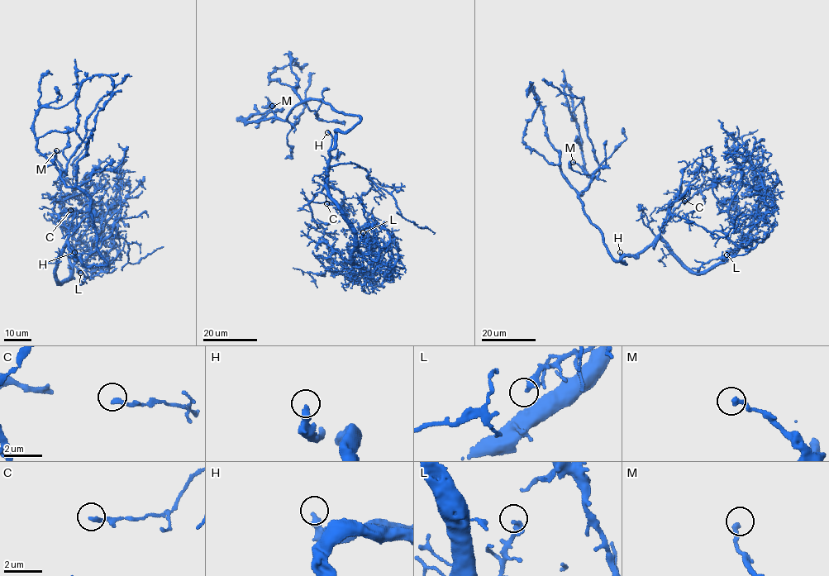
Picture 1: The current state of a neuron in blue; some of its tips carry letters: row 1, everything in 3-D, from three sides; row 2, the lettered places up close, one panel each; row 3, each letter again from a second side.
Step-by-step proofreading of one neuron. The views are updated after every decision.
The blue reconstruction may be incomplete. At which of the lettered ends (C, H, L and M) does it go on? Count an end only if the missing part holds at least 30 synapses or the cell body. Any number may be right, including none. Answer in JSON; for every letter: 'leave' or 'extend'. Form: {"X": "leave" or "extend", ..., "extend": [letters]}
{"C": "leave", "H": "extend", "L": "leave", "M": "leave", "extend": ["H"]}

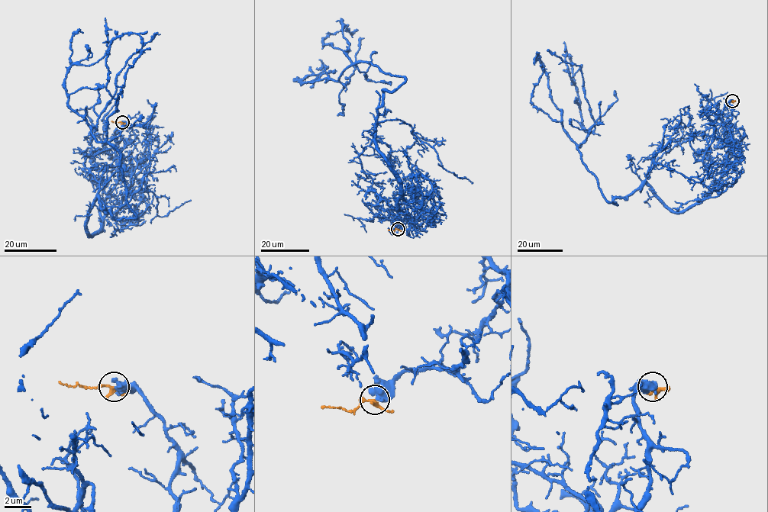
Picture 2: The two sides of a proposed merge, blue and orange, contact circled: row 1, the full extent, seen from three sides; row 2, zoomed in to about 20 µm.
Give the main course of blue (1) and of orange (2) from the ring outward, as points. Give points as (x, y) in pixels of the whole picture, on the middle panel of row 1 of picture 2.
1: (398, 229), (417, 220), (374, 138), (383, 91), (404, 79), (356, 62), (300, 83), (316, 69)
2: (398, 229), (388, 230)

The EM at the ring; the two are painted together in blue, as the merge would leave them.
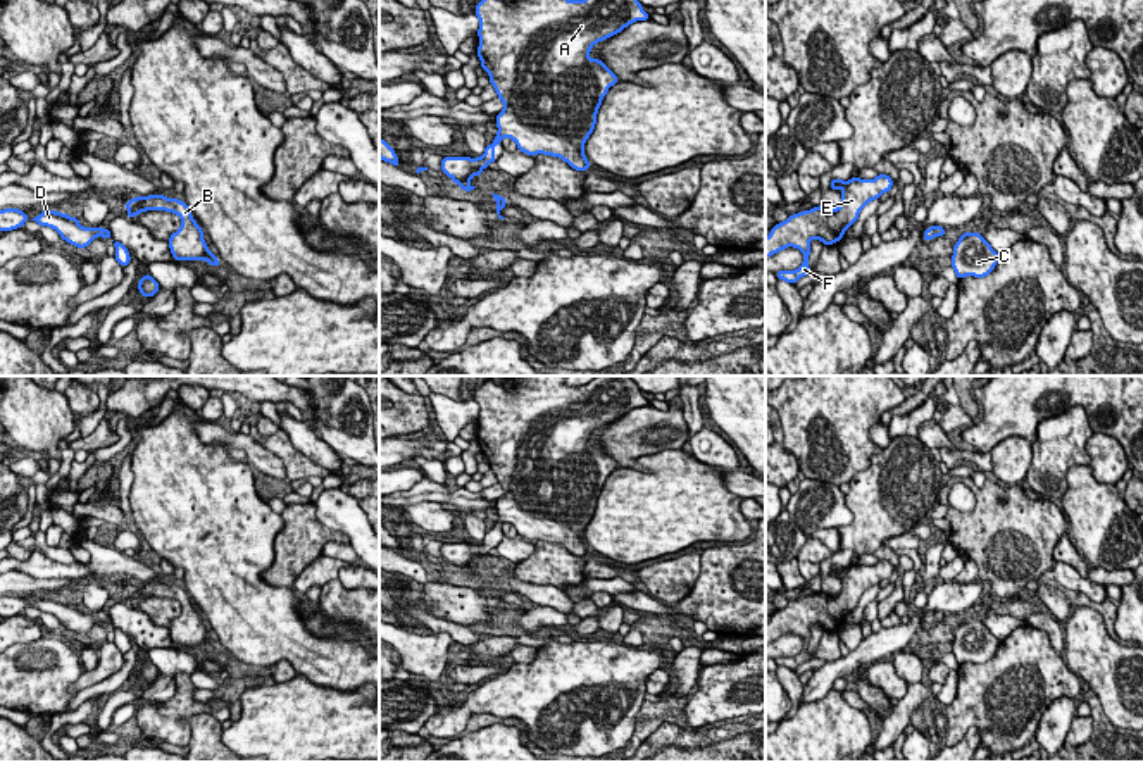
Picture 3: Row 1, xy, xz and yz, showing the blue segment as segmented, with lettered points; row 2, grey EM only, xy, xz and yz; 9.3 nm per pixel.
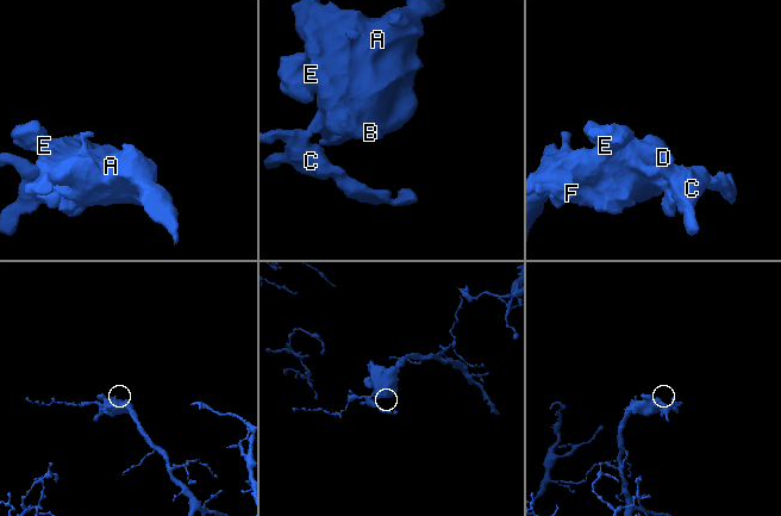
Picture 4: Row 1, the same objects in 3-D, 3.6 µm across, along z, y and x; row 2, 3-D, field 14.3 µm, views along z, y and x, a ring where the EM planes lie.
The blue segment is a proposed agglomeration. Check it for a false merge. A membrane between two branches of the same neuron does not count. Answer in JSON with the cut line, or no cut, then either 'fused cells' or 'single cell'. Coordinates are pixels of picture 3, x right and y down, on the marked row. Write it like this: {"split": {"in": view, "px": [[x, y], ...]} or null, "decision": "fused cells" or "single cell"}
{"split": null, "decision": "single cell"}

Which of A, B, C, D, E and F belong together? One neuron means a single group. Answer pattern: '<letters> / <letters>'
A B C D E F

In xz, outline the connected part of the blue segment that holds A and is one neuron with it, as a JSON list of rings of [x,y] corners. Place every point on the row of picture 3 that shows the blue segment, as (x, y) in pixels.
[[[481,0],[476,3],[474,14],[479,19],[479,47],[478,57],[481,67],[488,72],[490,83],[503,102],[503,110],[497,114],[498,133],[491,145],[486,145],[484,153],[476,159],[443,157],[441,171],[450,176],[464,191],[476,186],[469,184],[474,176],[481,178],[481,171],[490,162],[497,162],[495,147],[500,147],[503,138],[515,141],[519,152],[528,155],[552,155],[567,162],[576,171],[588,171],[590,162],[584,155],[584,143],[595,129],[596,114],[609,88],[619,78],[600,60],[590,59],[595,43],[603,41],[636,21],[650,19],[638,0]]]

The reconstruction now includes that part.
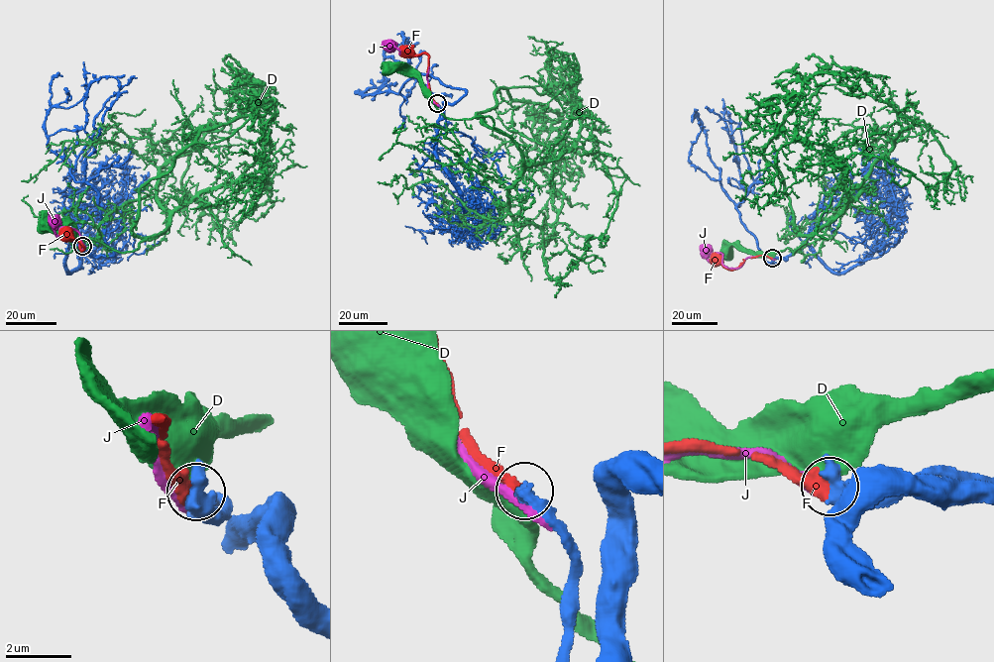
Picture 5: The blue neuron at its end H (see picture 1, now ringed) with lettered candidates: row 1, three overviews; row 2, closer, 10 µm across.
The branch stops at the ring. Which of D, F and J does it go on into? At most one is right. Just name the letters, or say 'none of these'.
F

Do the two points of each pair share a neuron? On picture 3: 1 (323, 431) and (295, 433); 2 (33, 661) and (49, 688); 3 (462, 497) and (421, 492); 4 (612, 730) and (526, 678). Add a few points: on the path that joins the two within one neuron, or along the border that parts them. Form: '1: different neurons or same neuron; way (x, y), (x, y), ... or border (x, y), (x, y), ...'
1: same neuron; way (316, 433), (302, 433)
2: same neuron; way (33, 668), (33, 673), (42, 681)
3: same neuron; way (452, 497), (431, 492)
4: same neuron; way (590, 726), (569, 726), (543, 700)

